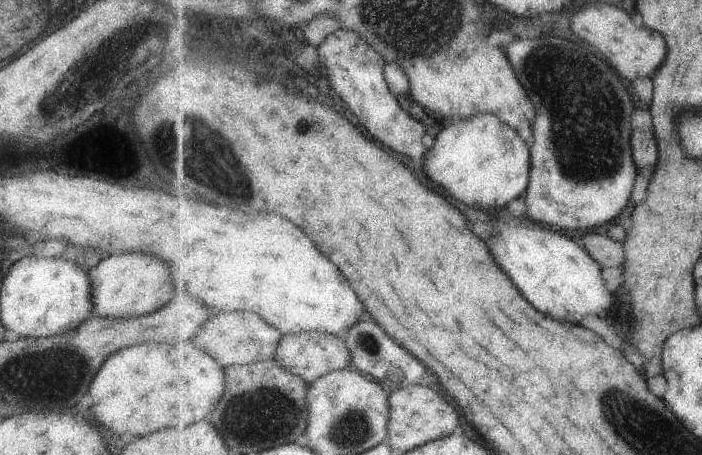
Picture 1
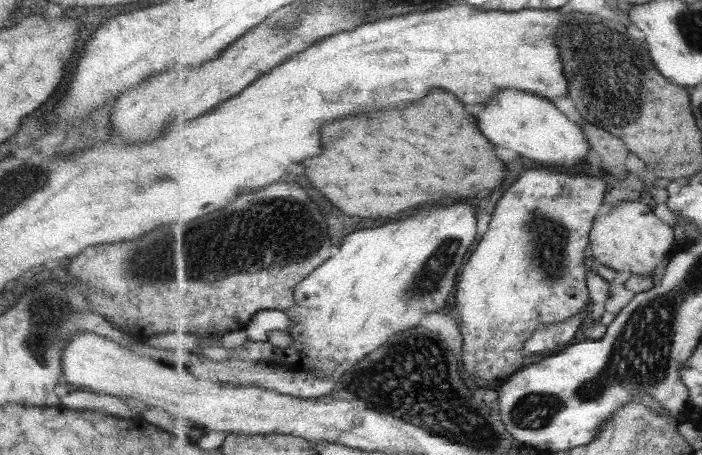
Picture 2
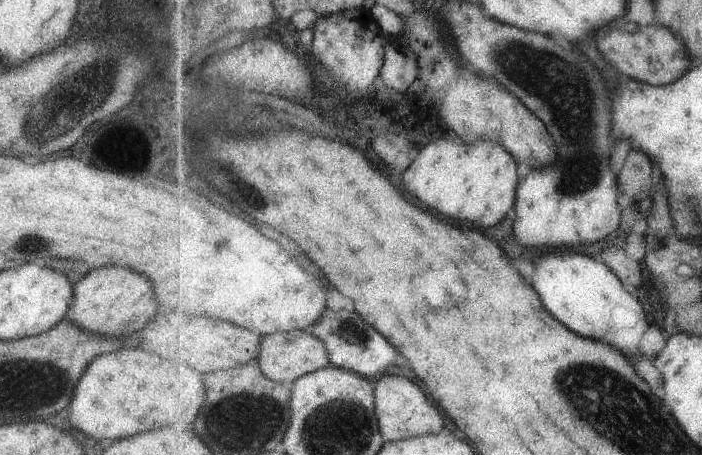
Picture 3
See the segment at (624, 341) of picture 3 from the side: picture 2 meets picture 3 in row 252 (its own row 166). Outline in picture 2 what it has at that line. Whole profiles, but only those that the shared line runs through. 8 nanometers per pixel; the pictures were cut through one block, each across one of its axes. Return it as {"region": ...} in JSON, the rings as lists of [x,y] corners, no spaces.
{"region":[[[507,88],[498,92],[487,104],[484,105],[483,114],[479,114],[479,122],[483,128],[483,134],[497,146],[505,146],[515,150],[525,158],[531,158],[535,162],[541,162],[544,166],[561,166],[575,168],[587,160],[587,154],[592,150],[587,140],[584,128],[580,121],[572,121],[555,102],[546,97],[537,96],[535,93]]]}

